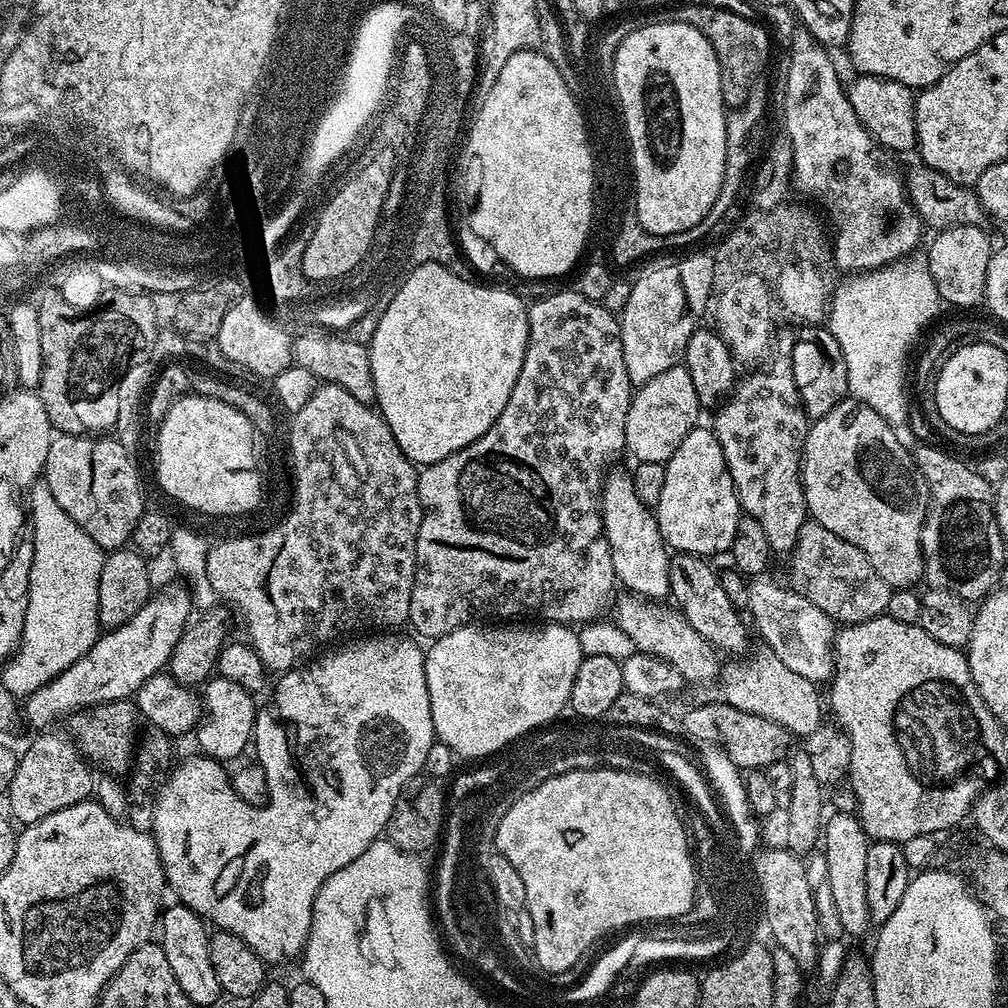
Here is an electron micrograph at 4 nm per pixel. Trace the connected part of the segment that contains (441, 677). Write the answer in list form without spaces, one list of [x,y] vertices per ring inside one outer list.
[[[504,622],[501,628],[480,628],[484,626],[465,626],[456,628],[450,634],[433,639],[432,649],[427,649],[424,658],[424,673],[426,674],[426,686],[430,694],[430,710],[432,711],[432,731],[439,743],[450,746],[450,750],[457,757],[463,756],[488,756],[492,753],[499,753],[499,744],[502,744],[508,737],[514,736],[517,732],[523,732],[532,724],[547,725],[554,719],[563,708],[569,707],[572,698],[572,687],[574,678],[578,674],[578,666],[584,661],[584,652],[580,648],[580,637],[571,627],[560,622],[544,622],[541,628],[519,628],[519,623]]]

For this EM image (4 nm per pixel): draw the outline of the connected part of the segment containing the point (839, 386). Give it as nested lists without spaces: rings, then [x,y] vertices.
[[[804,326],[796,336],[796,345],[792,348],[792,369],[796,389],[800,391],[800,402],[804,413],[812,420],[821,420],[838,402],[849,395],[846,358],[834,338],[824,326]]]

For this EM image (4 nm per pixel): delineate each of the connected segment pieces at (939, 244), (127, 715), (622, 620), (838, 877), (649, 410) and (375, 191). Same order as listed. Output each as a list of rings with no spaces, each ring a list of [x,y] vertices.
[[[959,224],[953,228],[941,228],[935,233],[932,245],[926,251],[928,269],[934,278],[941,301],[956,308],[972,308],[984,304],[986,290],[986,266],[994,251],[994,243],[979,224]]]
[[[131,699],[112,700],[108,704],[95,704],[91,710],[73,712],[67,717],[67,731],[80,749],[80,755],[89,765],[101,764],[104,770],[120,778],[123,772],[127,773],[134,764],[134,753],[138,747],[136,723],[141,723],[142,717],[136,710]]]
[[[624,590],[621,593],[621,596],[619,593],[614,600],[614,608],[616,604],[614,622],[619,628],[626,630],[626,634],[630,634],[636,651],[654,654],[678,666],[678,674],[682,674],[682,678],[689,685],[704,684],[707,680],[717,679],[722,667],[722,660],[719,660],[721,657],[717,649],[712,647],[709,640],[702,638],[702,634],[698,634],[694,626],[690,626],[690,622],[680,611],[672,606],[667,608],[667,603],[650,600],[646,596],[638,596],[635,592]]]
[[[833,811],[824,821],[822,851],[826,856],[826,889],[832,895],[836,916],[840,924],[852,936],[860,936],[870,928],[866,906],[866,850],[870,841],[860,824],[859,815]]]
[[[677,366],[650,378],[650,382],[639,385],[632,393],[630,410],[626,414],[624,427],[624,446],[627,455],[633,456],[636,462],[658,462],[667,464],[668,459],[682,446],[682,438],[697,427],[696,420],[702,415],[698,394],[688,369]]]
[[[388,151],[374,154],[347,188],[338,188],[332,204],[324,209],[314,226],[314,232],[310,235],[302,258],[303,274],[309,282],[330,282],[334,278],[345,276],[348,274],[347,268],[362,260],[364,248],[368,247],[368,238],[375,223],[376,212],[379,211],[384,189],[387,188],[391,161],[392,154]]]

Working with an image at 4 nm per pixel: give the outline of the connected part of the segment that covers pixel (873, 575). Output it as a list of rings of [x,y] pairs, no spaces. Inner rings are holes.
[[[805,522],[787,560],[787,583],[792,591],[814,602],[814,606],[818,606],[818,610],[825,612],[834,622],[844,626],[860,624],[863,620],[872,620],[887,613],[893,589],[889,588],[878,570],[870,566],[870,558],[866,558],[858,546],[850,546],[846,538],[830,534],[826,526]]]

